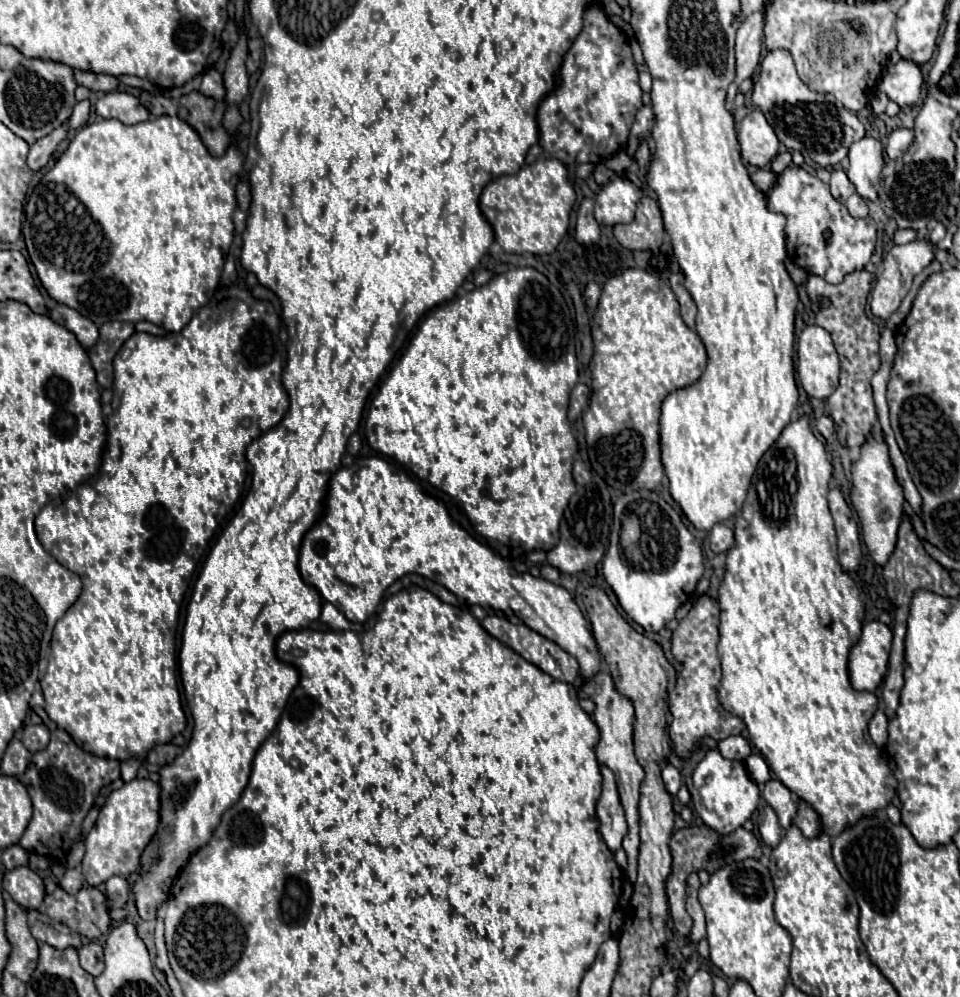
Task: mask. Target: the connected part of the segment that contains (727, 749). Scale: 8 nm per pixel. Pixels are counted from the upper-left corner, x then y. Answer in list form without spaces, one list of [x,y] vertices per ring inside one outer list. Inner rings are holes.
[[[728,736],[728,738],[720,740],[718,750],[728,760],[746,760],[750,756],[750,752],[752,752],[748,740],[744,740],[742,736]]]

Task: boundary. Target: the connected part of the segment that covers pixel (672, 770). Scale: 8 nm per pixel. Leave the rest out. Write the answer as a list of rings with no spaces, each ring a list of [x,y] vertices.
[[[668,764],[668,766],[662,770],[662,778],[664,778],[666,790],[668,790],[672,796],[676,796],[678,788],[680,788],[680,784],[682,784],[682,774],[680,774],[680,770],[678,770],[676,766]]]

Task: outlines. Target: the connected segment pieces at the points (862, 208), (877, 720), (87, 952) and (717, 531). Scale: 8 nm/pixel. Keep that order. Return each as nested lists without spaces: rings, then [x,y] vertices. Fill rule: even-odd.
[[[852,194],[852,196],[846,200],[846,206],[848,206],[848,212],[850,212],[854,218],[866,218],[866,216],[868,216],[868,204],[866,204],[866,200],[864,200],[860,194]]]
[[[880,706],[878,712],[874,714],[874,718],[870,720],[870,726],[868,726],[870,736],[878,748],[884,748],[884,744],[886,744],[886,736],[888,736],[886,728],[888,728],[888,716],[884,714],[884,706]]]
[[[88,942],[88,944],[84,944],[84,946],[78,950],[78,954],[80,954],[80,966],[82,966],[88,974],[92,974],[94,978],[102,974],[102,970],[104,970],[104,952],[102,952],[102,946],[100,946],[98,942]]]
[[[716,524],[710,532],[710,548],[714,554],[722,554],[722,552],[728,552],[732,546],[734,546],[734,532],[724,526],[724,524]]]

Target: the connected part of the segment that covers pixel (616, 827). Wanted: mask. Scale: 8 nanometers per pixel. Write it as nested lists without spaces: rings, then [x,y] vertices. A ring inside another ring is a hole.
[[[601,766],[600,770],[604,784],[602,784],[600,800],[596,806],[596,814],[600,820],[600,834],[604,842],[608,844],[612,852],[616,852],[620,848],[620,842],[628,834],[628,822],[626,822],[624,806],[620,802],[614,772],[608,766]]]

